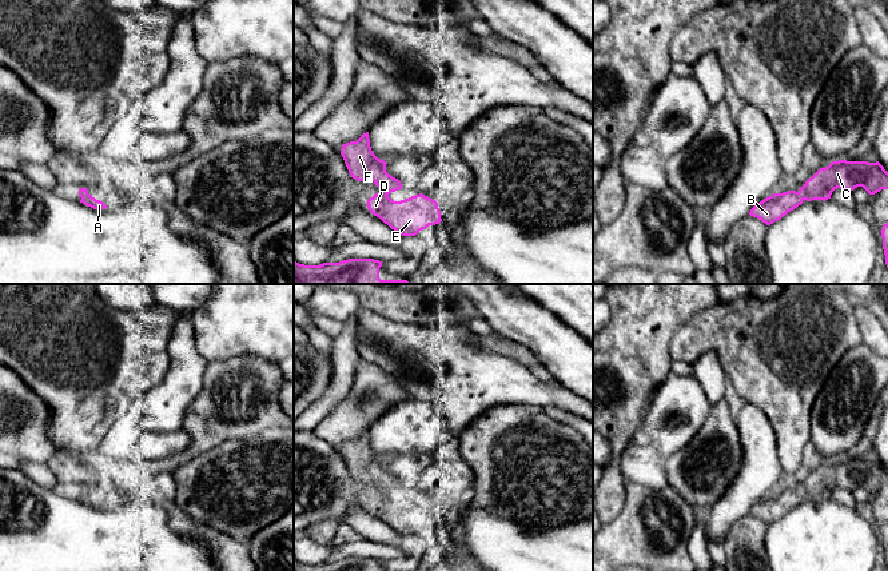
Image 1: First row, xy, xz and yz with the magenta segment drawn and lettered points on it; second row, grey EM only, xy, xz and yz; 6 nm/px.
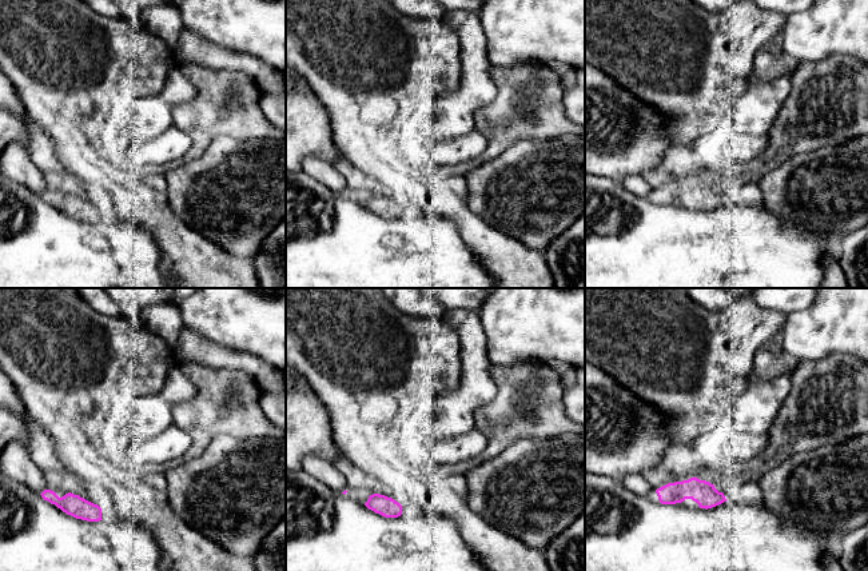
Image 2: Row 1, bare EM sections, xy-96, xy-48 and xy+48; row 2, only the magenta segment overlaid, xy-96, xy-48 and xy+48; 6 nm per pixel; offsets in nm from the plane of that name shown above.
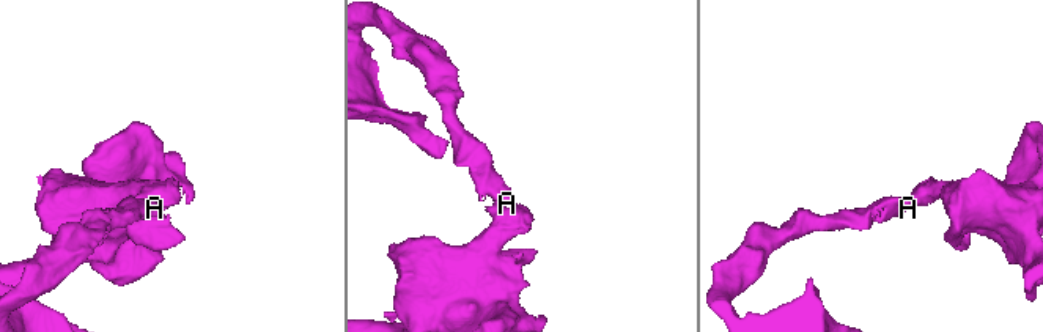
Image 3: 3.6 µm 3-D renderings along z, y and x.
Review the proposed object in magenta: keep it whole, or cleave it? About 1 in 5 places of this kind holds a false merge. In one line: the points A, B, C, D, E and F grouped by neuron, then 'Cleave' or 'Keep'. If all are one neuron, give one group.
Groups: A B C D E F. Keep

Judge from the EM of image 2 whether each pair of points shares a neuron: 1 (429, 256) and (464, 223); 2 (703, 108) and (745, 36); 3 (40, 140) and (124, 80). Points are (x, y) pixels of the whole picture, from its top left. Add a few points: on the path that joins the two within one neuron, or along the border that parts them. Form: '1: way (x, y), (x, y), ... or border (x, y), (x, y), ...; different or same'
1: border (429, 212), (446, 216), (474, 255); different
2: way (703, 91), (705, 76), (728, 54); same
3: border (26, 111), (50, 139), (54, 154), (60, 163); different

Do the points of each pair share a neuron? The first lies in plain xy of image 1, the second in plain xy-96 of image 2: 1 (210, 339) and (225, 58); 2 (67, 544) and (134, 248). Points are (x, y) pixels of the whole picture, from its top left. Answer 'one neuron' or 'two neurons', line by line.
1: two neurons
2: one neuron

